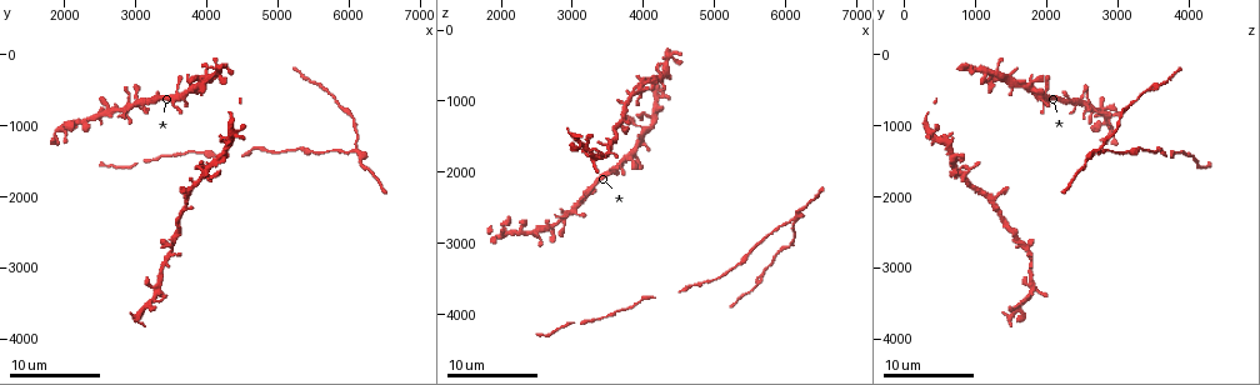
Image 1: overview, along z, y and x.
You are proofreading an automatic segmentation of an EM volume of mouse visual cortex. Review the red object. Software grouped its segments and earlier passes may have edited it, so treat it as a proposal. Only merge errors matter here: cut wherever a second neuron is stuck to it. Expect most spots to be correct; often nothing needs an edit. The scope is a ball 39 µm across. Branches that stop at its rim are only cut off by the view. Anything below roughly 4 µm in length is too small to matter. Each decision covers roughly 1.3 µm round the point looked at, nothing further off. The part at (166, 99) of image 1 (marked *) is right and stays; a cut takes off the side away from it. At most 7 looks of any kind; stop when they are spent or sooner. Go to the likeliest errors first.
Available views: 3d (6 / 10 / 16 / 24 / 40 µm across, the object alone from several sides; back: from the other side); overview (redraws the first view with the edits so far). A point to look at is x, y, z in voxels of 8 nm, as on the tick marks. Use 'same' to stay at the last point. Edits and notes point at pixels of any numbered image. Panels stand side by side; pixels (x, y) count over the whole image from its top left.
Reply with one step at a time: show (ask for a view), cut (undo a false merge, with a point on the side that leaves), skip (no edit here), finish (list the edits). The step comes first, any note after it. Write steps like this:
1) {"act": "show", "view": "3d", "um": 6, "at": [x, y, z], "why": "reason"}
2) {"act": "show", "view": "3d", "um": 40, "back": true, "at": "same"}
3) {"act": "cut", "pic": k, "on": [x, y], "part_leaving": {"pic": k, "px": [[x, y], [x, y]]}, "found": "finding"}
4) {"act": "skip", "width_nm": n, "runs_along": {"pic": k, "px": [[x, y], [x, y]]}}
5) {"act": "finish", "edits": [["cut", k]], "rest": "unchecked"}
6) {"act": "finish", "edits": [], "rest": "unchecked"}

{"act": "show", "view": "3d", "um": 16, "at": [3050, 700, 2550], "why": "two arms at a narrow angle"}

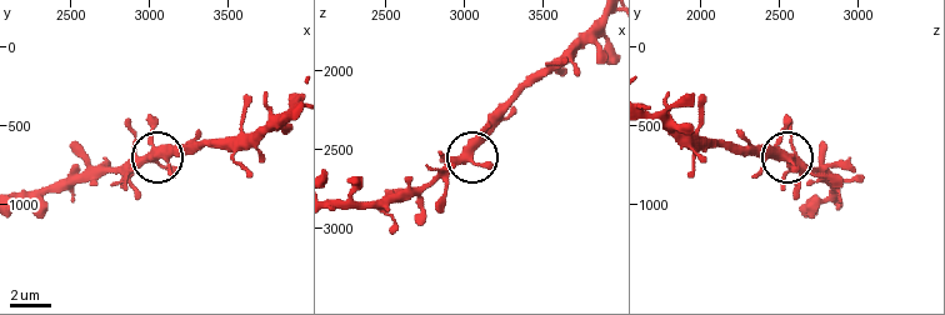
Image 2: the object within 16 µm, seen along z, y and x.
{"act": "skip", "width_nm": 310, "found": "one neuron here"}

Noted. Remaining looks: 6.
{"act": "show", "view": "3d", "um": 10, "at": [2600, 850, 3000], "why": "sudden change in width"}

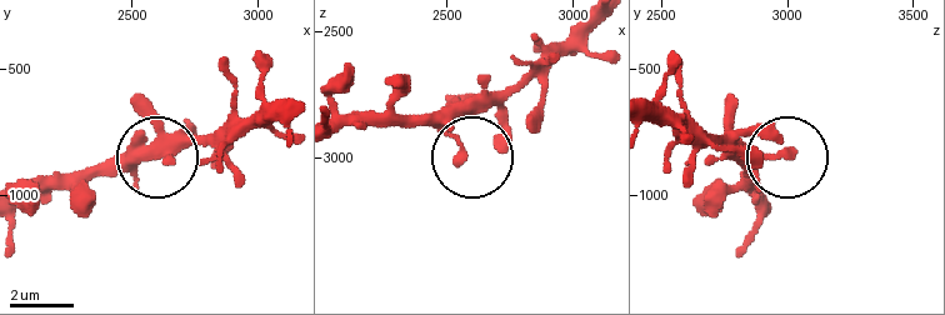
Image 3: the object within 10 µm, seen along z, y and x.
{"act": "skip", "runs_along": {"pic": 3, "px": [[278, 100], [63, 179]]}, "found": "one neuron here"}

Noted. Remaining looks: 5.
{"act": "show", "view": "3d", "um": 10, "at": [5950, 1350, 2750], "why": "narrows sharply"}

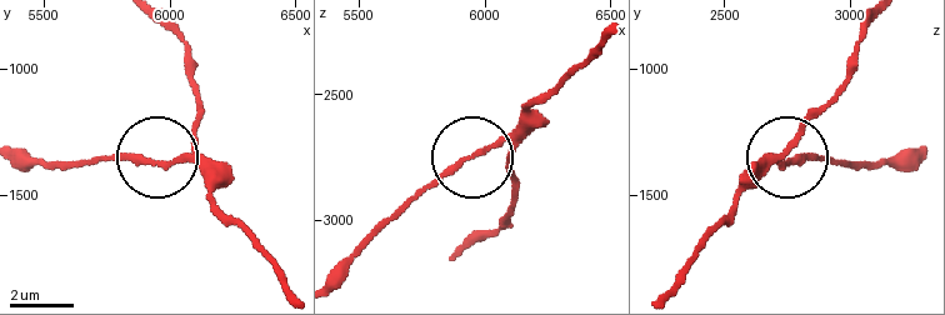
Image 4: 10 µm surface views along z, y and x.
{"act": "skip", "found": "one neuron here"}

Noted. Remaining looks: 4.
{"act": "finish", "edits": [], "rest": "unchecked"}

